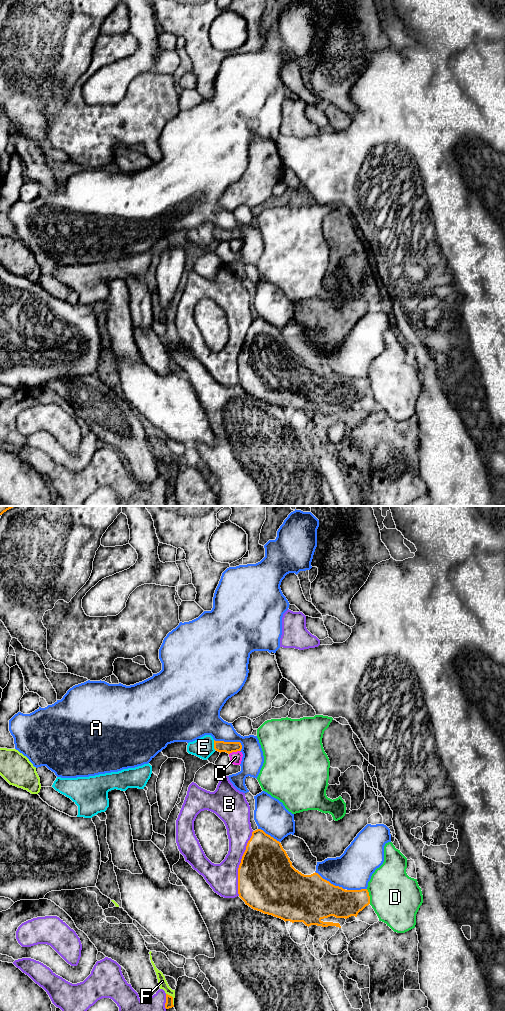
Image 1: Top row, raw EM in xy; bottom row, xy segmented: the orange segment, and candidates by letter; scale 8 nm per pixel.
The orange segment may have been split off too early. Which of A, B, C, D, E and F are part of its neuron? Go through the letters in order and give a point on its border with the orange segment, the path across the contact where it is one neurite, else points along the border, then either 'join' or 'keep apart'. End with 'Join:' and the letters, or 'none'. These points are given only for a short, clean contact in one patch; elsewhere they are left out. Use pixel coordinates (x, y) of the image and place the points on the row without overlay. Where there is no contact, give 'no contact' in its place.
A: contact xy (230, 230); keep apart
B: contact xy (240, 351); keep apart
C: contact xy (234, 239); border xy (239, 238), (232, 239), (229, 242); keep apart
D: contact xy (369, 384); keep apart
E: contact xy (214, 233); keep apart
F: contact xy (172, 486); keep apart
Join: none

